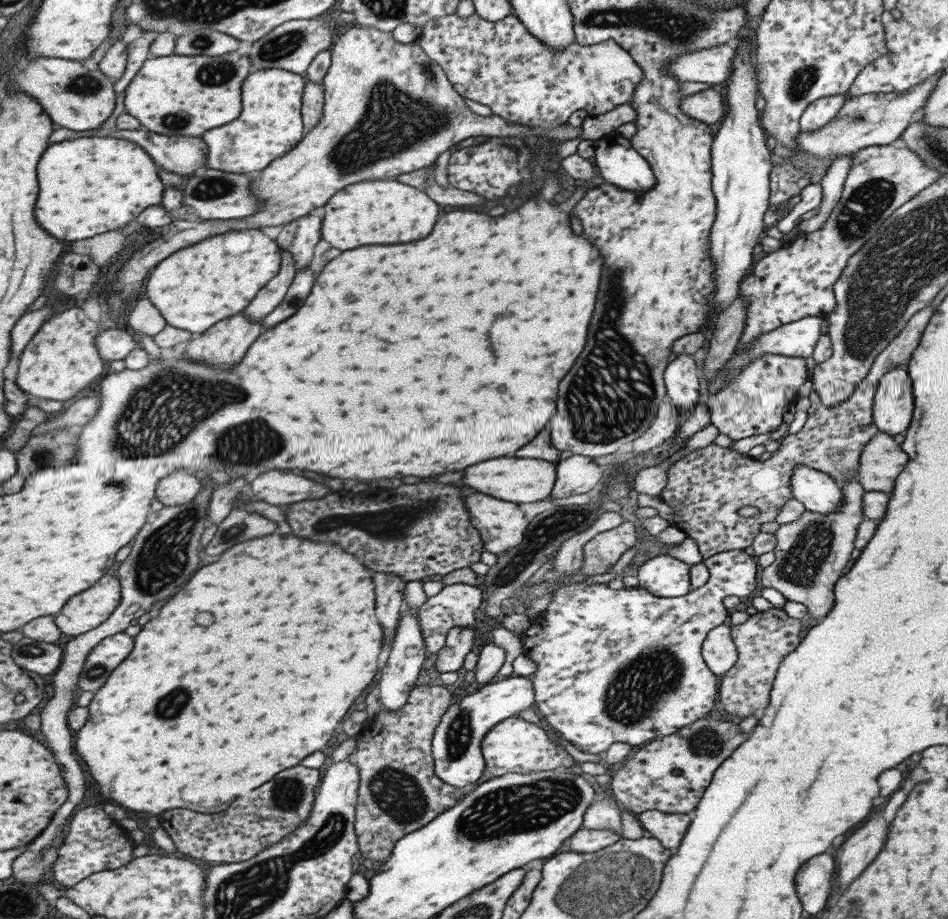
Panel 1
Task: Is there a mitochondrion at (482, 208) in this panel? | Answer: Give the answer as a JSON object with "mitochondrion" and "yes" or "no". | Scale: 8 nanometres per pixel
{"mitochondrion":"no"}

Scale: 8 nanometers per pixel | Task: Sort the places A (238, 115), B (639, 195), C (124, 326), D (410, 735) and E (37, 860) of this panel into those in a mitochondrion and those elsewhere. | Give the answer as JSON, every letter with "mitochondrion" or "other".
{"A":"other","B":"other","C":"other","D":"other","E":"mitochondrion"}

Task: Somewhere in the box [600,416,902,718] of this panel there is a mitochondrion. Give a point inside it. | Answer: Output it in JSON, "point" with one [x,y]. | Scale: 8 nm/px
{"point":[800,567]}

